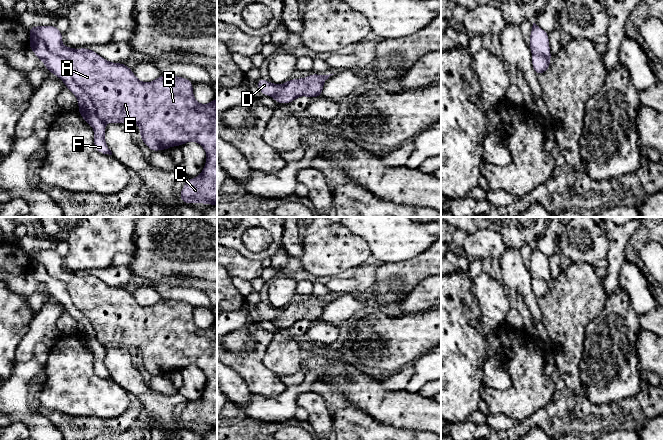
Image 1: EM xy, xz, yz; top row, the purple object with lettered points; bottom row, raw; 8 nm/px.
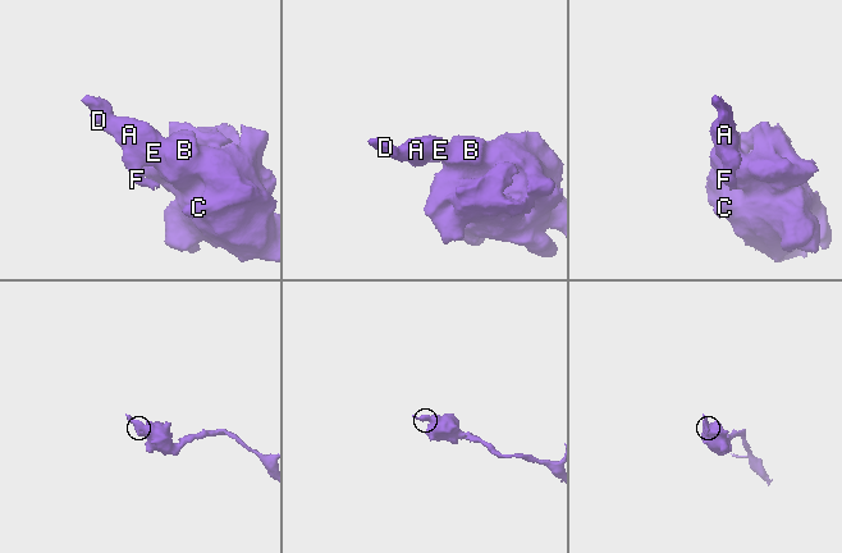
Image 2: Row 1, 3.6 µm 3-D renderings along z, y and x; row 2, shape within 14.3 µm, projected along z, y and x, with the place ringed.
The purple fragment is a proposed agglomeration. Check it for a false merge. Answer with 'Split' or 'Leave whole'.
Split

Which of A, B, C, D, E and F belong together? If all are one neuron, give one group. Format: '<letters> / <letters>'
A B C E / D F

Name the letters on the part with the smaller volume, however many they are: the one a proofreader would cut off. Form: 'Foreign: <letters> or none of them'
Foreign: D, F

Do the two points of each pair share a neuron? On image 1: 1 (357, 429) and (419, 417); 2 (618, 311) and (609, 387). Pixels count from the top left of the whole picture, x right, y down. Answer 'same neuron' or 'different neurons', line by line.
1: different neurons
2: same neuron

